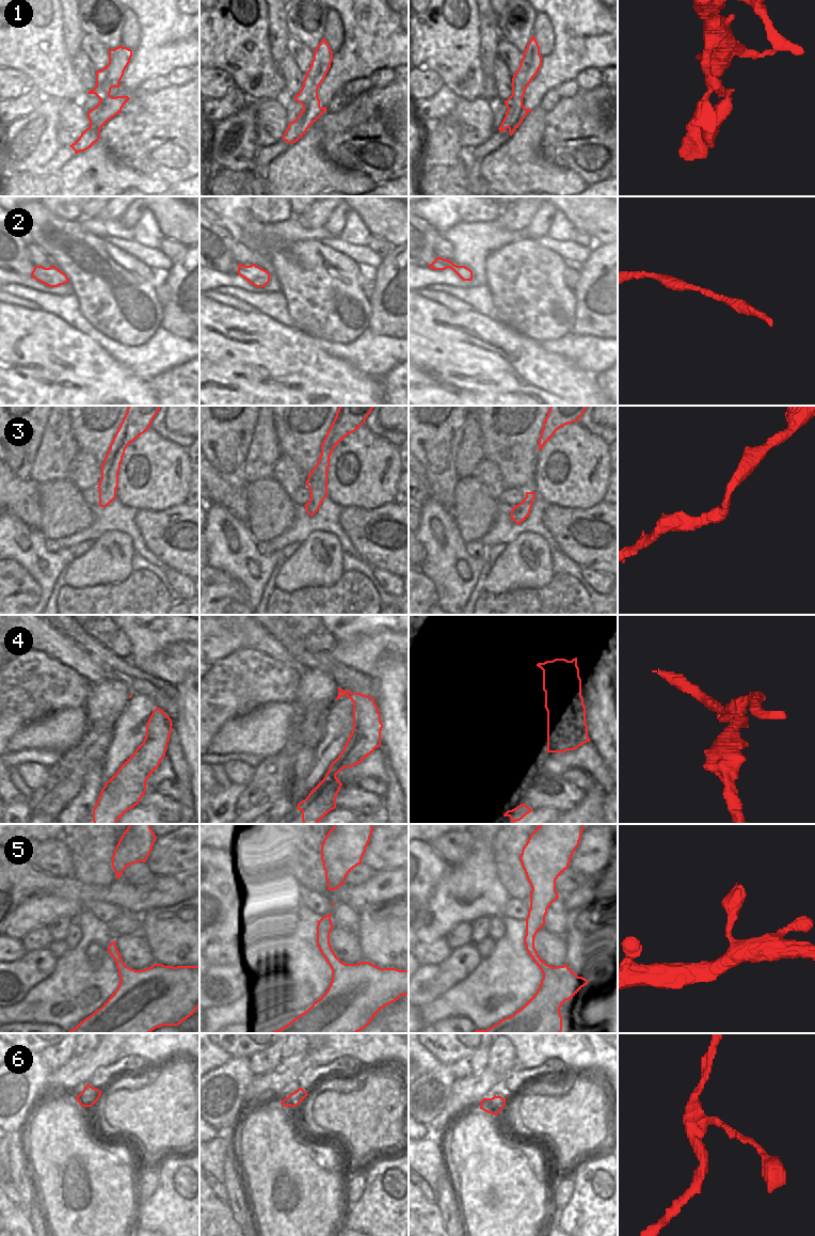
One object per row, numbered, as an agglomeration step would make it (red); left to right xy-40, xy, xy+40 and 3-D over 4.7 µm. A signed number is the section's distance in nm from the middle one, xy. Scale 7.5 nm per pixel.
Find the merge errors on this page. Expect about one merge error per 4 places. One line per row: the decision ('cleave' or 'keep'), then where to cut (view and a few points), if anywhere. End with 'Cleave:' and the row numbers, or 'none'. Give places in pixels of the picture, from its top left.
1: keep | no cut
2: keep | no cut
3: keep | no cut
4: cleave | xy (380, 734), (364, 734), (348, 750), (344, 750)
5: keep | no cut
6: keep | no cut
Cleave: 4

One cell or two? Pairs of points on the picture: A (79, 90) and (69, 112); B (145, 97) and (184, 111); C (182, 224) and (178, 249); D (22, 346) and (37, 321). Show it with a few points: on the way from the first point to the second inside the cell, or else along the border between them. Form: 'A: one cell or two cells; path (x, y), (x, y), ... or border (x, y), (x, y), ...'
A: two cells; border (62, 99), (78, 100)
B: one cell; path (155, 102), (174, 106)
C: two cells; border (165, 237), (188, 247)
D: one cell; path (29, 339), (37, 331), (37, 328)

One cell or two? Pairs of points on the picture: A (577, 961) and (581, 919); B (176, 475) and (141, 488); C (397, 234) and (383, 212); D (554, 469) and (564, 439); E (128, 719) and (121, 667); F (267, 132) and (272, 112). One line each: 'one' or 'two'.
A: one
B: one
C: one
D: one
E: two
F: one

